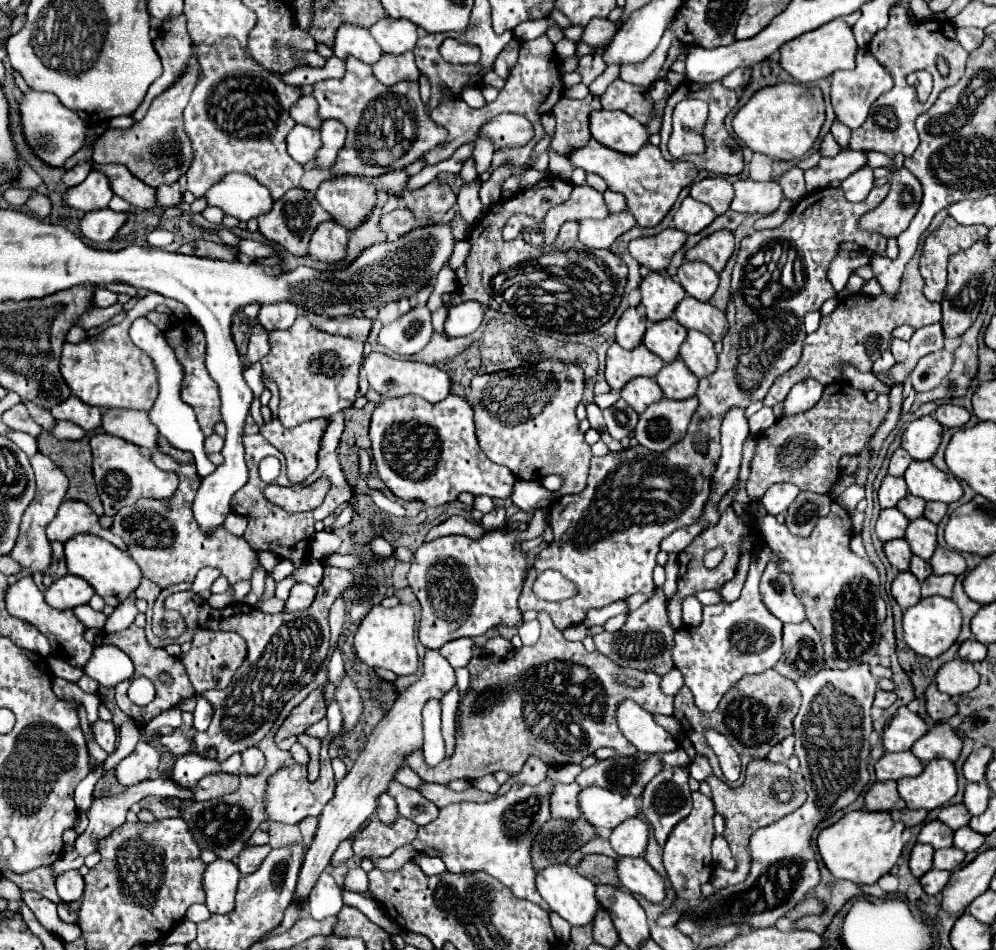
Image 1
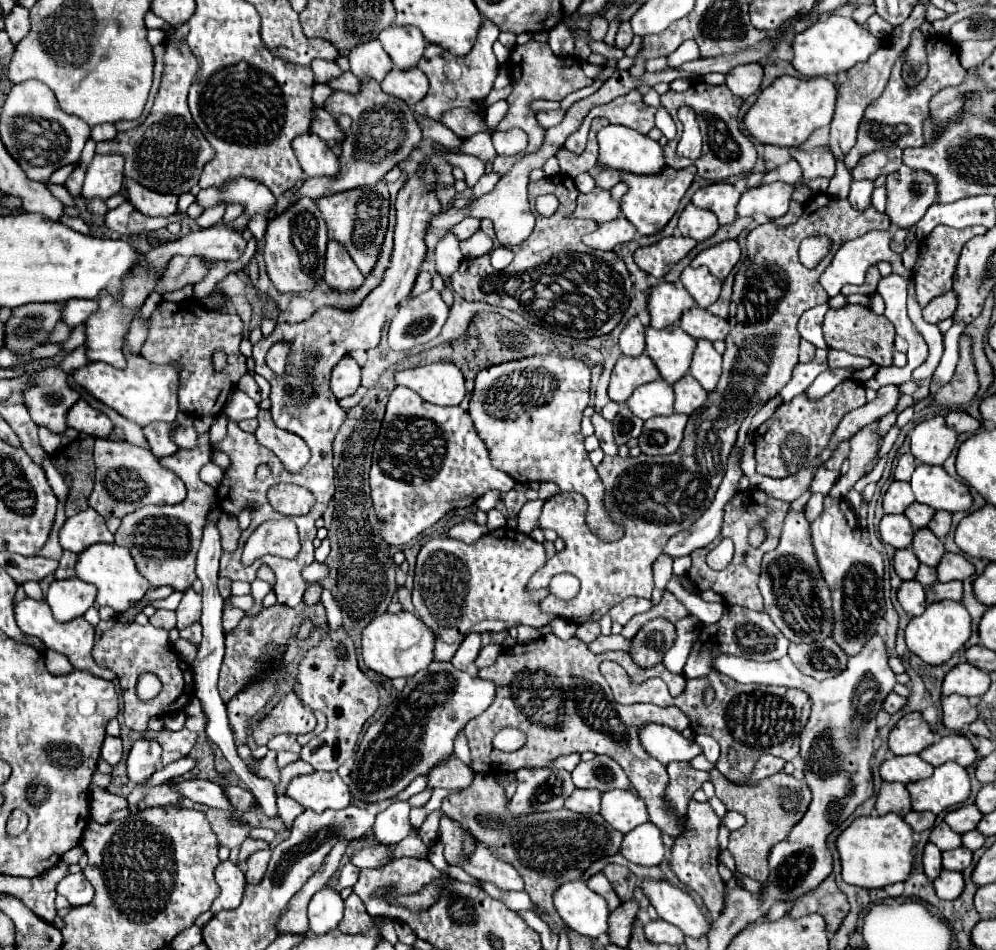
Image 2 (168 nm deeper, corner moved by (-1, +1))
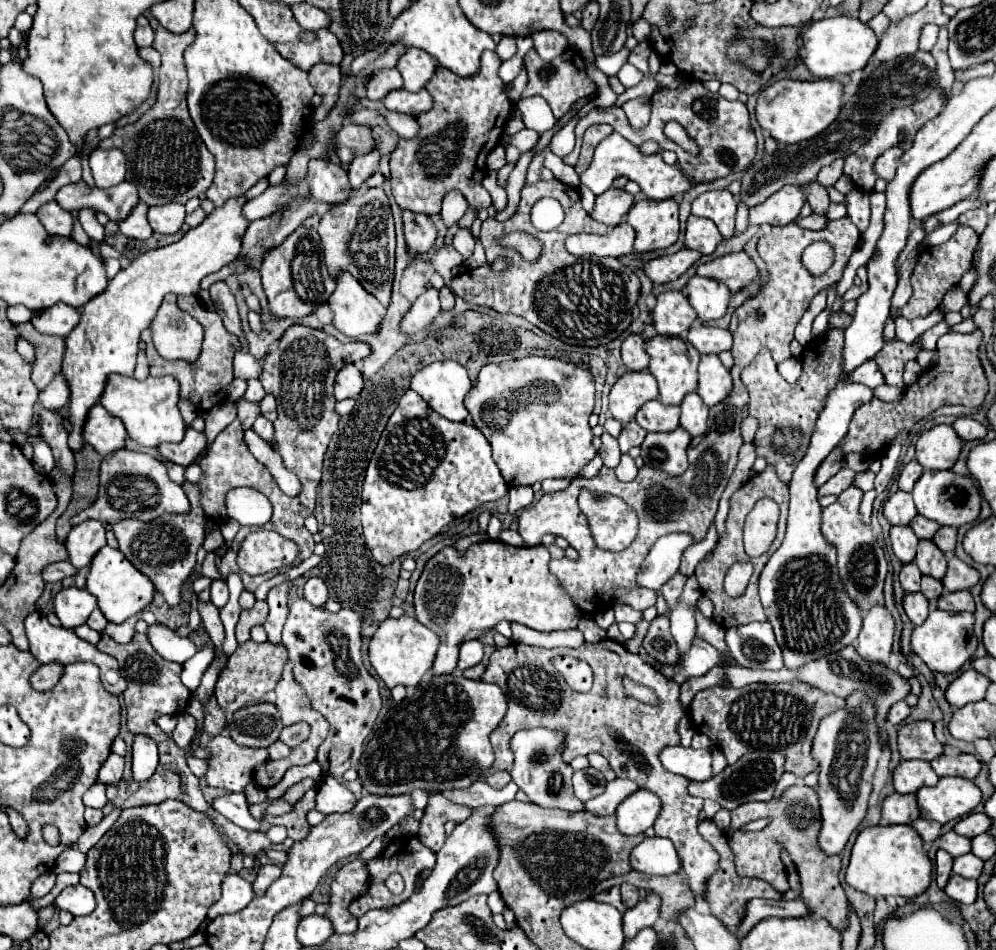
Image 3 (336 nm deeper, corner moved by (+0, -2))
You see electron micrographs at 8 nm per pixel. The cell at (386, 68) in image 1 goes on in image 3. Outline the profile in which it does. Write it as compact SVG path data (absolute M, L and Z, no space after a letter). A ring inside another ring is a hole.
M396 90L396 92L390 92L382 102L388 110L402 112L402 114L408 114L408 116L414 116L414 118L420 116L422 112L428 112L434 104L428 90L424 90L424 92Z

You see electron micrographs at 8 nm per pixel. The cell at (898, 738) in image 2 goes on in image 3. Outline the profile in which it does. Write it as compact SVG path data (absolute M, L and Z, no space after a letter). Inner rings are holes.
M912 722L898 730L898 750L902 760L926 760L942 756L944 746L934 734L932 722Z

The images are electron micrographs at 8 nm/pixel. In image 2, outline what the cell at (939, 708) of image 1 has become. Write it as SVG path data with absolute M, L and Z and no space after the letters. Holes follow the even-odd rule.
M943 697L943 725L951 731L961 731L963 725L971 723L971 719L977 717L975 705L967 697Z

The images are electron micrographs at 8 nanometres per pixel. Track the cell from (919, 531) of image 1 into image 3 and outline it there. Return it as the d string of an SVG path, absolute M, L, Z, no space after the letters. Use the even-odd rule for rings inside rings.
M920 540L914 562L924 576L932 576L936 580L942 580L948 570L946 556L940 552L940 548L936 548L936 544L932 540Z

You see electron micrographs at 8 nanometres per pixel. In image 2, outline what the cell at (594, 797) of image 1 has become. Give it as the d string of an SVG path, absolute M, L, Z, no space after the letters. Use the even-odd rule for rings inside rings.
M621 789L605 791L601 795L599 813L613 829L617 829L621 833L629 833L633 827L637 827L649 819L647 807L641 801L641 797L637 797L637 793L633 793L633 791L621 791Z

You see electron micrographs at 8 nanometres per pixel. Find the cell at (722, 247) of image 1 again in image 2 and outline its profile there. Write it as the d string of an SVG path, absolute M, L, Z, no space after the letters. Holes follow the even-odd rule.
M727 239L721 241L705 251L701 251L693 261L691 267L709 267L709 271L717 277L717 279L725 279L729 275L729 271L735 267L735 263L741 257L741 249L737 245L735 239Z

